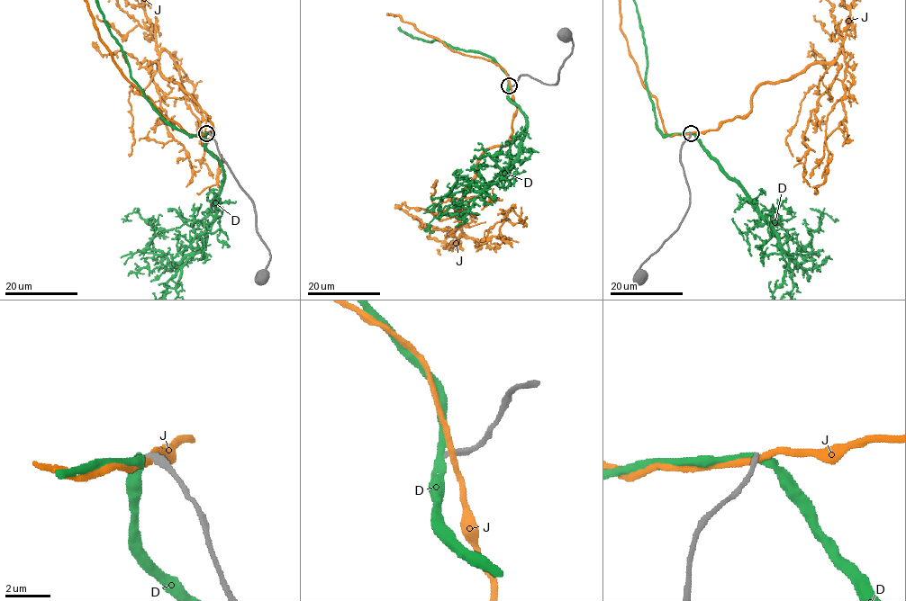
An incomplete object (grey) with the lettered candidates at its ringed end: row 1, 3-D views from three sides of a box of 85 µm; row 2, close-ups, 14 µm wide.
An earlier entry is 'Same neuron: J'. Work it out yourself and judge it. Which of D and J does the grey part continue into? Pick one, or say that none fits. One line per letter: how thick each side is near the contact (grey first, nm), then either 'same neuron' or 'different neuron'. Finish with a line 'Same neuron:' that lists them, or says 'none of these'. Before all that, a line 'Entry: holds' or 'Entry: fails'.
Entry: fails
D: 260/360 nm | same neuron
J: 300/280 nm | different neuron
Same neuron: D

